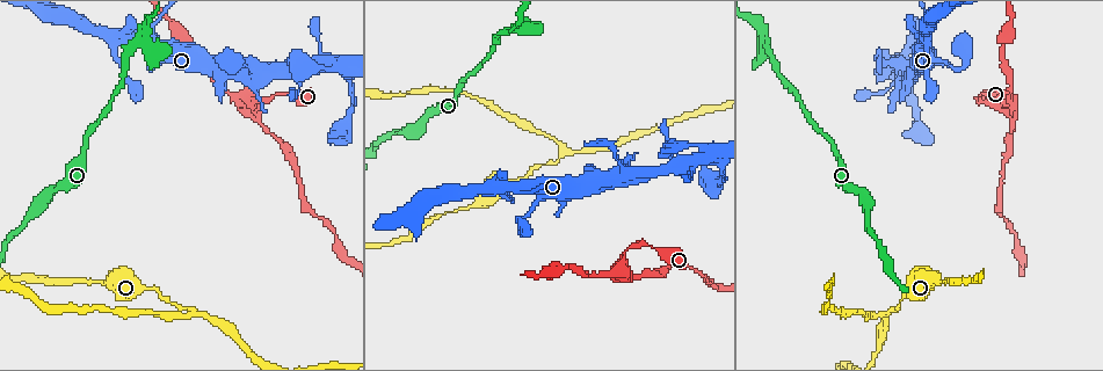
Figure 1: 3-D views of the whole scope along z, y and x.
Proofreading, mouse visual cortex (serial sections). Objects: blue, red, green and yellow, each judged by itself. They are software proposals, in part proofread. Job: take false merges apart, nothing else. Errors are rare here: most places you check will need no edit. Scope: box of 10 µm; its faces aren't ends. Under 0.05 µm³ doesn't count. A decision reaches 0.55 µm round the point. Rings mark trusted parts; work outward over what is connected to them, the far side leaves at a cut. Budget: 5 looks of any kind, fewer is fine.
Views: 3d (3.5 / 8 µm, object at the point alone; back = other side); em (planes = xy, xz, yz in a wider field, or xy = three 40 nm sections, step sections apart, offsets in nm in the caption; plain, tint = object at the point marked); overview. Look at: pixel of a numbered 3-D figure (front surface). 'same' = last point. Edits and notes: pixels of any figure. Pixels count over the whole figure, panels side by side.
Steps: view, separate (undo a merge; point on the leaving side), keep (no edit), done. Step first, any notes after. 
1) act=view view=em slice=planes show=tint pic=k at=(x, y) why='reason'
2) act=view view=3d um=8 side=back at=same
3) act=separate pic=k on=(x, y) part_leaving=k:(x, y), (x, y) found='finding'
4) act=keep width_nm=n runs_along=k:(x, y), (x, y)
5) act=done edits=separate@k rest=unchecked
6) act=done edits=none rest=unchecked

act=view view=3d um=3.5 side=back pic=1 at=(1004, 100) why='calibre changes'

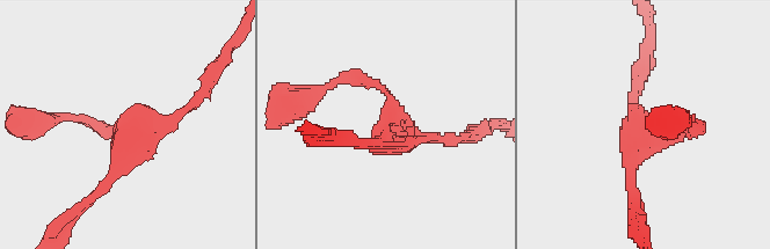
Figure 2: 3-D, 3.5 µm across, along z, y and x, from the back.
act=view view=em slice=xy step=2 show=plain pic=2 at=(388, 131) arms=3 arm_widths_nm=150,150,150 why='need the tissue'

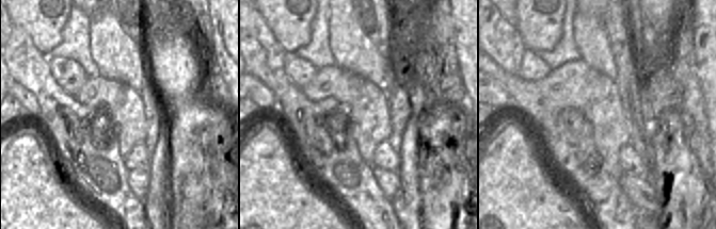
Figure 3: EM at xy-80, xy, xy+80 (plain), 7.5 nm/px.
act=view view=em slice=xy step=2 show=tint at=same

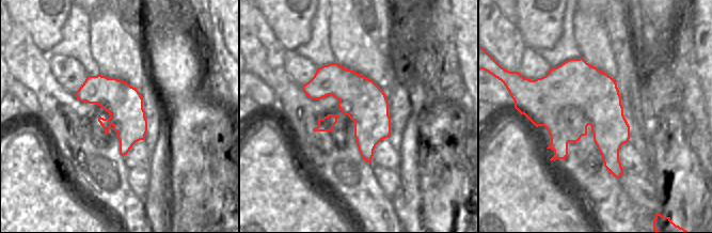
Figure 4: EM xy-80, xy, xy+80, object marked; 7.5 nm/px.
act=keep runs_along=2:(696, 125), (637, 132), (631, 192) found='continuous, no second cell'

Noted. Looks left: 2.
act=view view=3d um=3.5 pic=1 at=(514, 30) why='sharp bend'

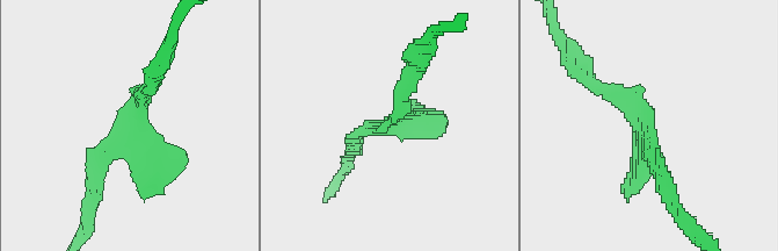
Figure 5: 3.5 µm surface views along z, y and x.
act=view view=em slice=xy step=2 show=tint pic=5 at=(644, 140) why='now the EM'

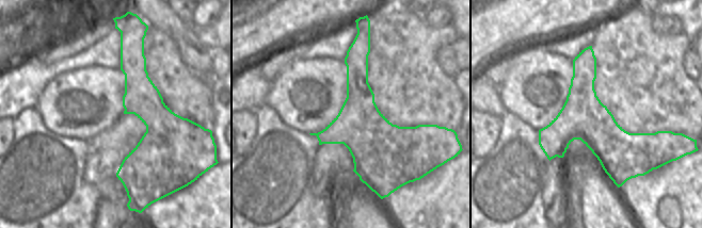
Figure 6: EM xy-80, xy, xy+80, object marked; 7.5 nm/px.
act=keep runs_along=6:(127, 44), (153, 149), (124, 180) found='continuous, no second cell'

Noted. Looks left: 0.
act=done edits=none rest=unchecked

